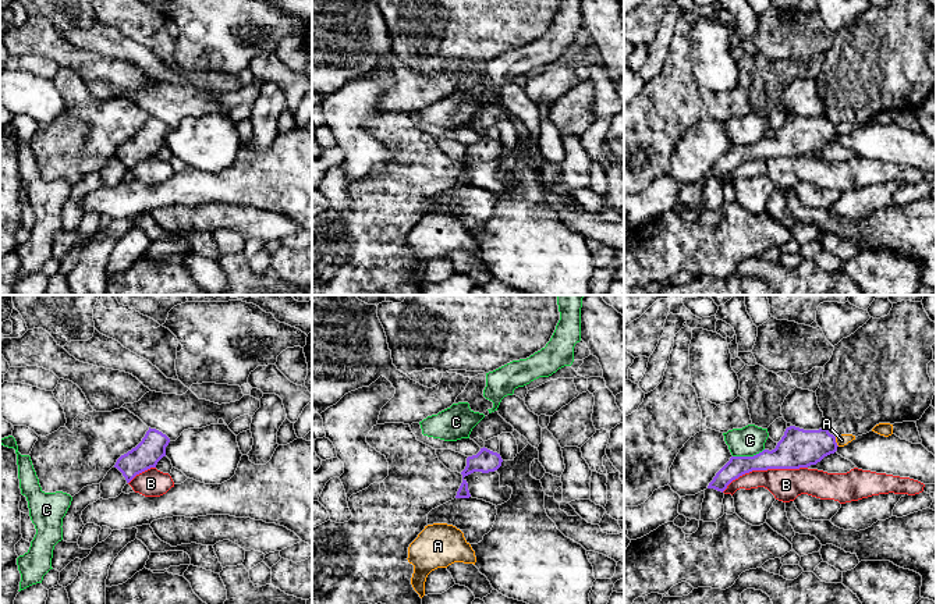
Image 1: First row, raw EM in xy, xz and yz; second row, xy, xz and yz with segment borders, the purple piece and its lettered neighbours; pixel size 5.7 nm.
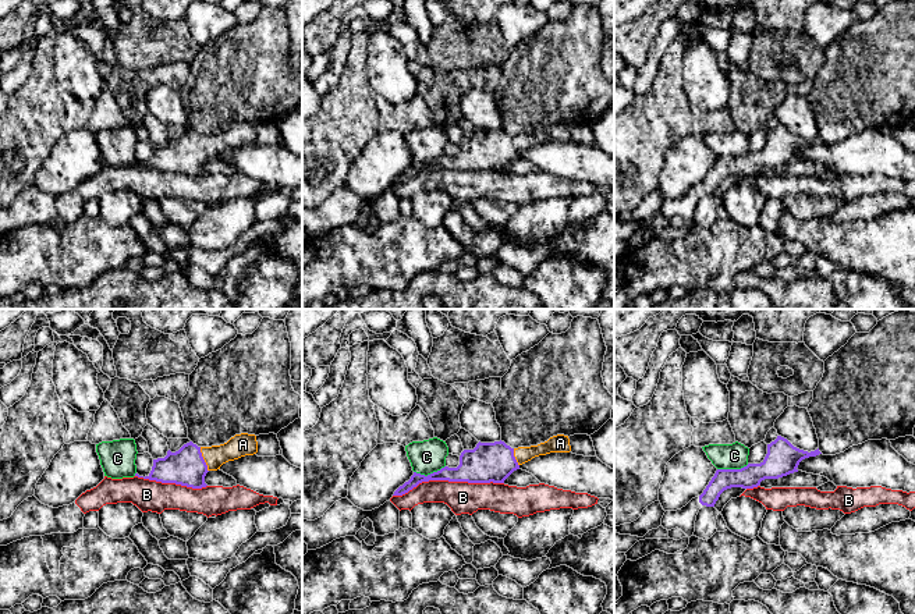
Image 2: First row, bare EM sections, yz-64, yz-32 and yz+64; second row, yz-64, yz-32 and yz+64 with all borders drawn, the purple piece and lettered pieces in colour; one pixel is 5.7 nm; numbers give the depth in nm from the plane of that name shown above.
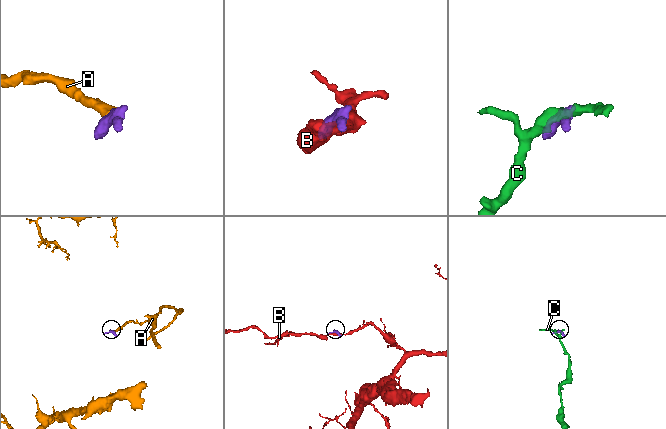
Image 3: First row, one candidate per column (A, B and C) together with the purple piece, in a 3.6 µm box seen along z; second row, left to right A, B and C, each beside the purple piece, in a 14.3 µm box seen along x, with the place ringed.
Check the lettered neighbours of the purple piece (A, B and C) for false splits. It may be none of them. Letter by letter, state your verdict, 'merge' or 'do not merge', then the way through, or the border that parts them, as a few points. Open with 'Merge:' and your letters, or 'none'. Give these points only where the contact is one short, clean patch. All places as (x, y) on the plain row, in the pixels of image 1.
Merge: A
A: merge; way yz (798, 137), (835, 130), (841, 128)
B: do not merge
C: do not merge; border yz (763, 137), (752, 144), (733, 145)

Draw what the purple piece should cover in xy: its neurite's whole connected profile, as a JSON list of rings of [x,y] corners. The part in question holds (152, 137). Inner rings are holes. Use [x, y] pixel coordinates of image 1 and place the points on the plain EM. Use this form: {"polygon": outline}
{"polygon": [[[149,116],[142,129],[135,136],[121,143],[114,156],[117,156],[127,171],[130,171],[136,163],[156,156],[157,150],[166,145],[169,131],[170,127],[166,122]]]}

